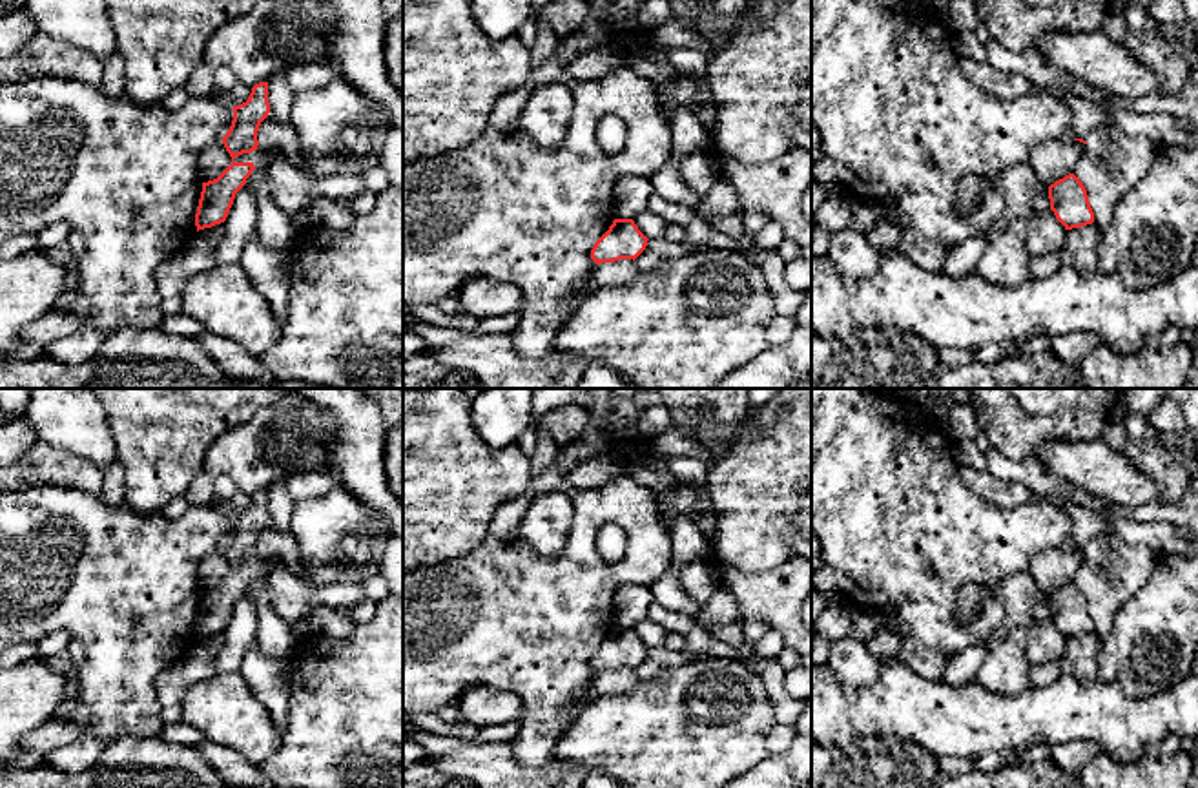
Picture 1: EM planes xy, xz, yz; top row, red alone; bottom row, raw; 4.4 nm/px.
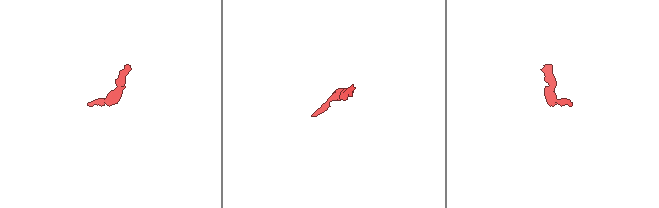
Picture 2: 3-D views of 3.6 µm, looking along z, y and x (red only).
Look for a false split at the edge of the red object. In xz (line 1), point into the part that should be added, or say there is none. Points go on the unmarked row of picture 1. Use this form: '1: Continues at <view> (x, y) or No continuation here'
1: No continuation here

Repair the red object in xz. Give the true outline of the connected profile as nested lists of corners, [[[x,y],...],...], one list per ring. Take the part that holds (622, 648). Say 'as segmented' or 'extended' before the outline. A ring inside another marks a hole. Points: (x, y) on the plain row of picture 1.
as segmented; [[[614,627],[609,638],[594,651],[591,668],[596,673],[620,668],[635,669],[645,658],[647,649],[633,627]]]

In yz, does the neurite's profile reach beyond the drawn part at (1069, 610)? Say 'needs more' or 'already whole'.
already whole

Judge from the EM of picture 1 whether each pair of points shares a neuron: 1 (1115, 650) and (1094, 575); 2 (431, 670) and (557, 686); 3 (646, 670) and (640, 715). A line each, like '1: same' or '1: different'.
1: different
2: same
3: different

